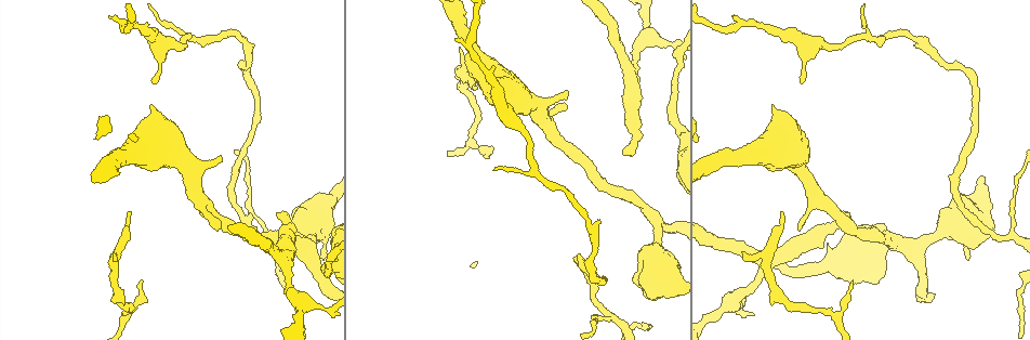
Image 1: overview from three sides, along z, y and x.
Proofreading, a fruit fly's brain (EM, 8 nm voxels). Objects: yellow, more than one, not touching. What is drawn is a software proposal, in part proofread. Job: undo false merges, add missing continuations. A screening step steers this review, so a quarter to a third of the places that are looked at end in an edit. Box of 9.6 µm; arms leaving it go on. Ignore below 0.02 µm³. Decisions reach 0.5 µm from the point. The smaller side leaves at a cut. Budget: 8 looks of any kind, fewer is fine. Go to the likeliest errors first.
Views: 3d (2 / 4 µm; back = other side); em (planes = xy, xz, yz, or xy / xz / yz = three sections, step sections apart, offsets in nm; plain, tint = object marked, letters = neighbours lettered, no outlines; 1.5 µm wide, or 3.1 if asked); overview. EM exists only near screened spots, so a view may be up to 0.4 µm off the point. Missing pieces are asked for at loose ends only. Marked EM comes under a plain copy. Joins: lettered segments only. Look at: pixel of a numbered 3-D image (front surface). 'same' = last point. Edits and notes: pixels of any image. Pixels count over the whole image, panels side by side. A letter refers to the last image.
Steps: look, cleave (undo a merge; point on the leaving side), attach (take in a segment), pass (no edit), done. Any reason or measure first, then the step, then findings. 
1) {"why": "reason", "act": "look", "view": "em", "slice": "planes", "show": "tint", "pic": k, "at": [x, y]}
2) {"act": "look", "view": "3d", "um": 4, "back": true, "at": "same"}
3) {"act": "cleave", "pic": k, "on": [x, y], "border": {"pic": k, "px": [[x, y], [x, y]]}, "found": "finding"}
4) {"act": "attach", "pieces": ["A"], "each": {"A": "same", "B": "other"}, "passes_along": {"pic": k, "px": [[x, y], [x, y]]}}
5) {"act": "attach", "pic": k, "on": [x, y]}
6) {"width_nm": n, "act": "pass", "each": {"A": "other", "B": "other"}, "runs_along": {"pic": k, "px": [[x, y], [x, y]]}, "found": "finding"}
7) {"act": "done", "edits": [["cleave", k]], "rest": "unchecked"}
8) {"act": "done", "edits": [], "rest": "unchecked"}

{"why": "long arm stops here", "act": "look", "view": "em", "slice": "planes", "show": "letters", "pic": 1, "at": [623, 153]}

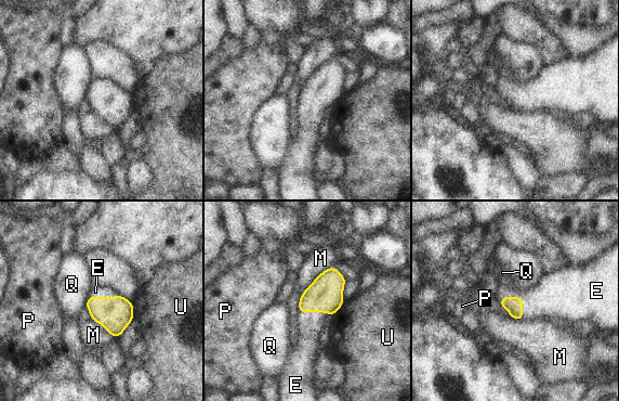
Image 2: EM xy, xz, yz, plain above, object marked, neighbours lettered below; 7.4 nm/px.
{"act": "attach", "pieces": ["E"], "each": {"E": "same", "M": "other", "P": "other", "Q": "other", "U": "other"}, "passes_along": {"pic": 2, "px": [[514, 305], [521, 297], [554, 296]]}, "found": "the neuron continues"}

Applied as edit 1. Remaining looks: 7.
{"why": "free end", "act": "look", "view": "em", "slice": "xz", "step": 8, "show": "tint", "pic": 1, "at": [218, 157]}

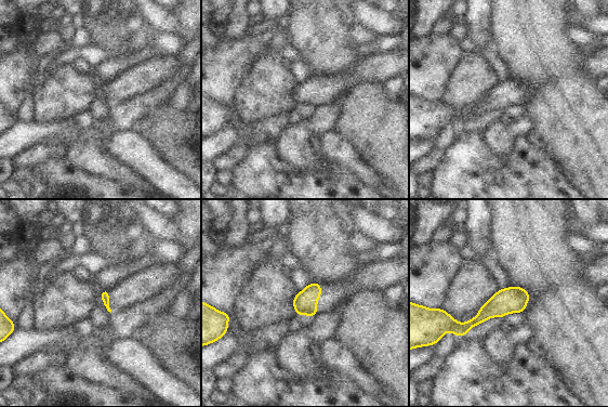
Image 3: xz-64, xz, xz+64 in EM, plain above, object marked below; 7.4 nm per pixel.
{"act": "look", "view": "em", "slice": "yz", "step": 4, "show": "letters", "at": "same"}

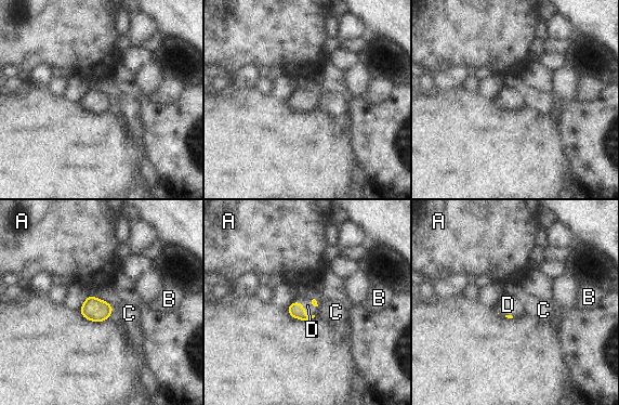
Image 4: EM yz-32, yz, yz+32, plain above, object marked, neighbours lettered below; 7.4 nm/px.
{"act": "attach", "pieces": ["D"], "each": {"A": "other", "B": "other", "C": "other", "D": "same"}, "passes_along": {"pic": 4, "px": [[295, 310], [302, 309], [307, 305]]}, "found": "the neuron continues"}

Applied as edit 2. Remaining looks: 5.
{"act": "done", "edits": [["attach", 2], ["attach", 4]], "rest": "unchecked"}

